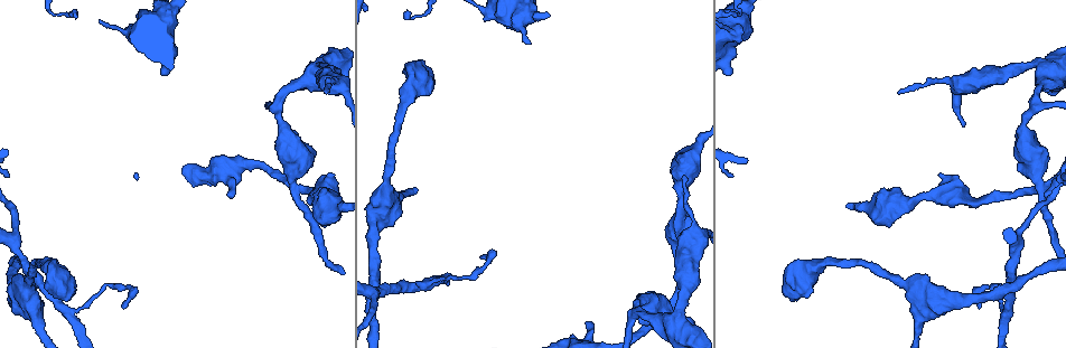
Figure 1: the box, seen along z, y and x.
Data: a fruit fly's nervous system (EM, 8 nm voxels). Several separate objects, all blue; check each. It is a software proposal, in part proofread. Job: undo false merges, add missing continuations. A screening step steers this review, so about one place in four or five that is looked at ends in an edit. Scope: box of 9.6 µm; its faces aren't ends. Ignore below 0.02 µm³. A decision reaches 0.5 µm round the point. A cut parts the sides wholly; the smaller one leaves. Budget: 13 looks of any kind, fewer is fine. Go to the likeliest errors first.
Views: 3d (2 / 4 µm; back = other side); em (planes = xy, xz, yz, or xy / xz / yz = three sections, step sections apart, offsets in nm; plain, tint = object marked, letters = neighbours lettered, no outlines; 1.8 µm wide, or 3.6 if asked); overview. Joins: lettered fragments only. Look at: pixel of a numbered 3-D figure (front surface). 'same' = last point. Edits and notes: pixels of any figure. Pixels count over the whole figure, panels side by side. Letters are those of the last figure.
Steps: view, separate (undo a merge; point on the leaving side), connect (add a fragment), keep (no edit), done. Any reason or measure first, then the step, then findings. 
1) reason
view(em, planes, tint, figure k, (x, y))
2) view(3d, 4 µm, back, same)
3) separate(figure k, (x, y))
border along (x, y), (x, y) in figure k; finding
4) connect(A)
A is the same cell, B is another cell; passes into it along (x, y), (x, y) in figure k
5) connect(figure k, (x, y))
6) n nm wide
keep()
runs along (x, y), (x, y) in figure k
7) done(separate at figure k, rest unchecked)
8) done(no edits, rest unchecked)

looks like a crossing
view(3d, 4 µm, figure 1, (293, 186))

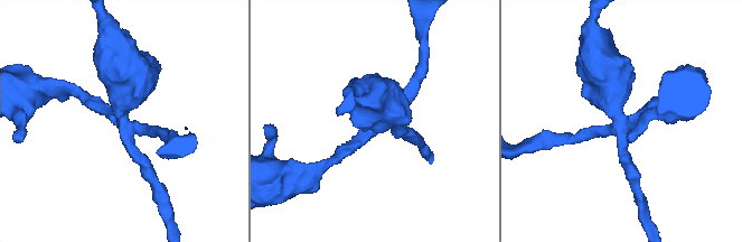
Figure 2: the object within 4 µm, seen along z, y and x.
4 arms; now the EM
view(em, yz, step 4, tint, figure 2, (123, 119))

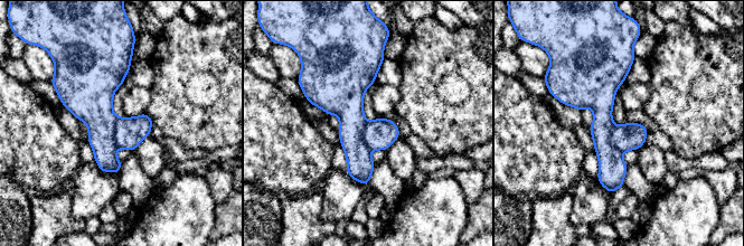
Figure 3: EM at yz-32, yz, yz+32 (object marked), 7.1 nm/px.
another direction
view(em, planes, letters, same)

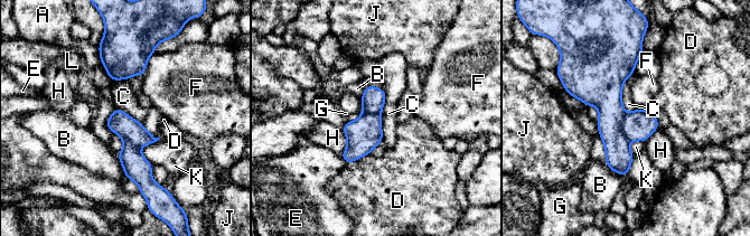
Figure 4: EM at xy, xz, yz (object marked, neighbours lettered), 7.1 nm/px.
separate(figure 4, (607, 96))
A, B, C, D, E, F, G, H, J, K and L are other cells; the part that leaves runs along (633, 49), (611, 72), (624, 172) in figure 4; two neurons meet here

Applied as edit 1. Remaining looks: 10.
redraw
view(overview)

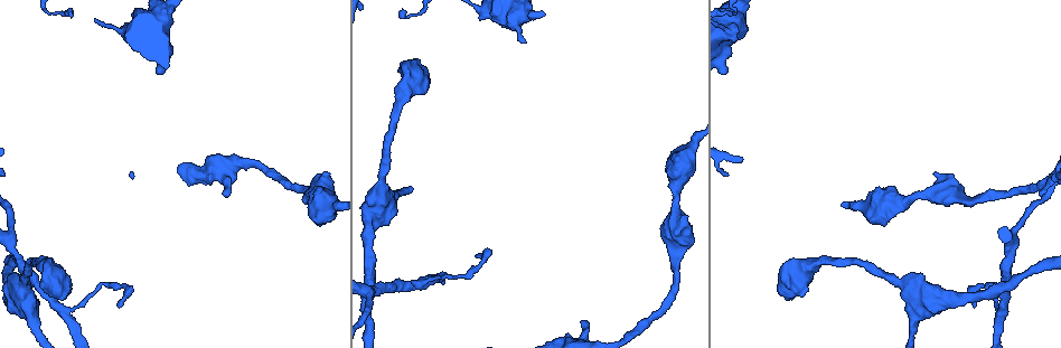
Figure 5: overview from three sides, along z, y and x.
view(3d, 2 µm, figure 5, (119, 306))

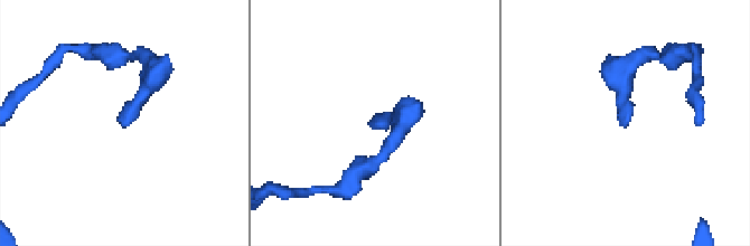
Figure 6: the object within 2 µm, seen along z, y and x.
need the tissue
view(em, planes, letters, figure 6, (626, 127))

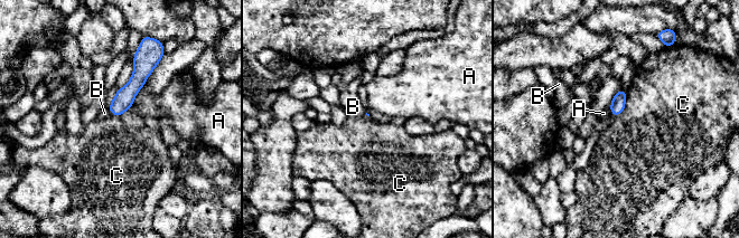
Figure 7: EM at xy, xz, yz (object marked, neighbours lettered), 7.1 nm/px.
keep()
A, B and C are other cells; border along (627, 92), (625, 108), (616, 117) in figure 7; none of them fits

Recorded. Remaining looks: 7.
branch point
view(em, yz, step 8, plain, figure 5, (61, 312))

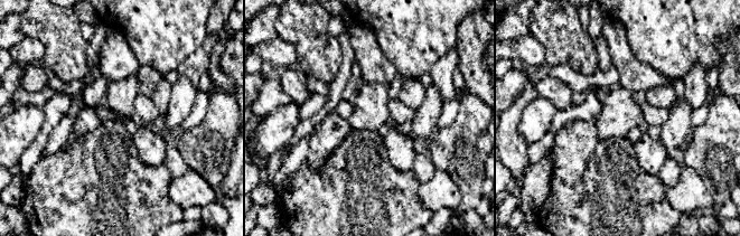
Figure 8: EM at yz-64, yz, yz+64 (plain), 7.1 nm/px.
view(em, yz, step 8, letters, same)

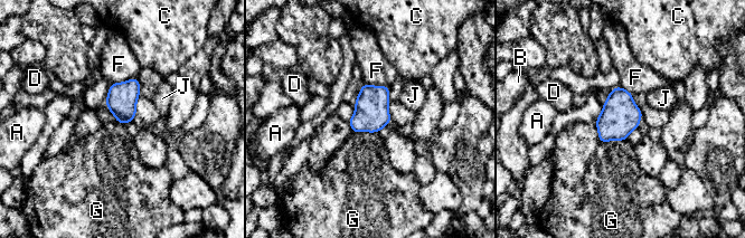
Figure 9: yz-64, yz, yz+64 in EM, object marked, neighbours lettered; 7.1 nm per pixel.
keep()
A, B, C, D, F, G and J are other cells; continuous, no second neuron

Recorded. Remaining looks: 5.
stops while still wide
view(em, planes, letters, figure 5, (786, 300))

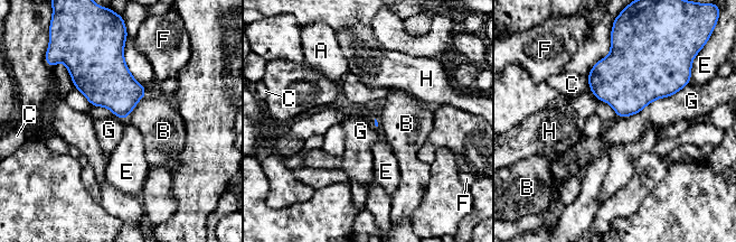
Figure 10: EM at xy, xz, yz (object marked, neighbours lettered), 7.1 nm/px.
keep()
A, B, C, E, F, G and H are other cells; border along (688, 83), (635, 113), (617, 118) in figure 10; no lettered fragment goes on from it

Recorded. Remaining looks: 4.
free end
view(3d, 4 µm, figure 5, (167, 52))

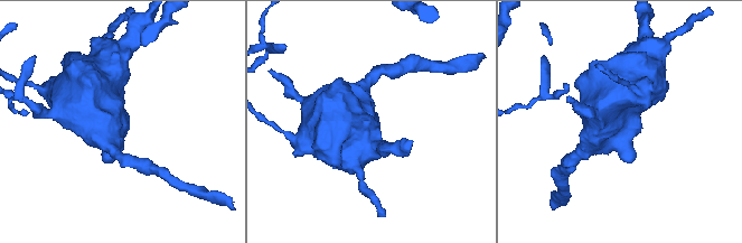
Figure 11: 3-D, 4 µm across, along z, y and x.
shape alone is not enough
view(em, planes, letters, figure 11, (638, 131))

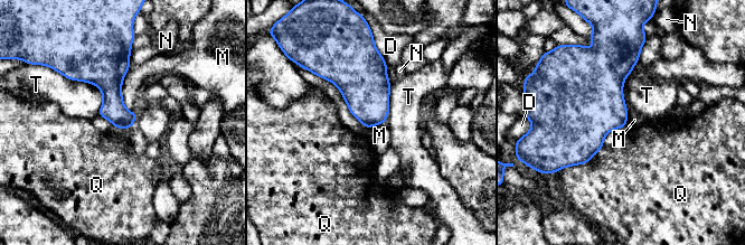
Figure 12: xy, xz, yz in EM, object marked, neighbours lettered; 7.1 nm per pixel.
keep()
D, M, N, Q and T are other cells; border along (130, 64), (122, 101), (134, 112) in figure 12; no lettered fragment goes on from it

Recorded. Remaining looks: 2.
done(separate at figure 4, rest unchecked)

